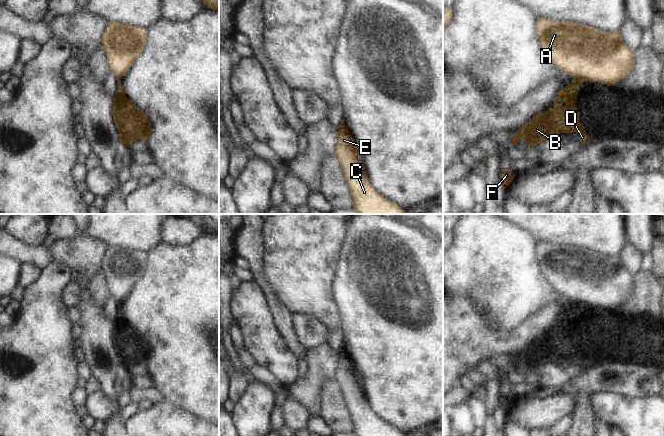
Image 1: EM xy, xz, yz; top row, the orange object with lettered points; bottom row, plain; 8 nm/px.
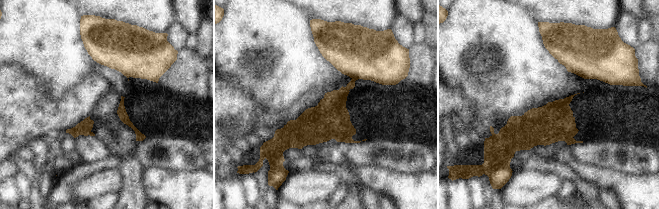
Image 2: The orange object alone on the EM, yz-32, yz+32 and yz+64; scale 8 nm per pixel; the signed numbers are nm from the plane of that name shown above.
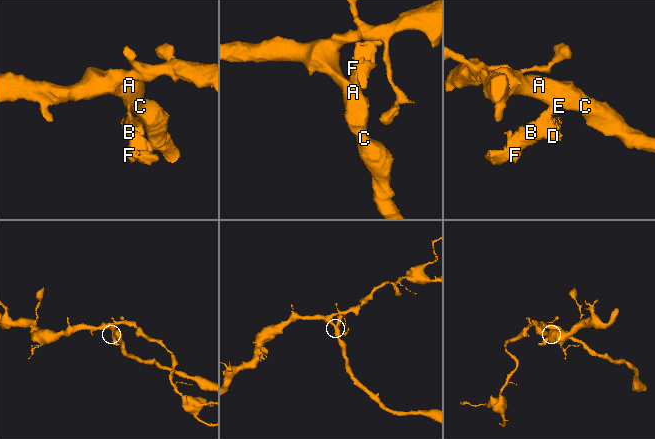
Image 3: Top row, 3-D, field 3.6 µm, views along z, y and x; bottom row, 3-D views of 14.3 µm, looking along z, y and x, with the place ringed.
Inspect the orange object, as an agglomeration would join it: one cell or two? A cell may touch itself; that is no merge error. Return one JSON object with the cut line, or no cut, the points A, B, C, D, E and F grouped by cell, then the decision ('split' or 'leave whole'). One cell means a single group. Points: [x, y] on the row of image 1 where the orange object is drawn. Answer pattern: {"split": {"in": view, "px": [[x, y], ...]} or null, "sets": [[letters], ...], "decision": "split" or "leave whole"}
{"split": {"in": "yz", "px": [[573, 77], [585, 80]]}, "sets": [["A", "C", "E"], ["B", "D", "F"]], "decision": "split"}

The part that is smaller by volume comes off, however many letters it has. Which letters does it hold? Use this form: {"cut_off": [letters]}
{"cut_off": ["B", "D", "F"]}

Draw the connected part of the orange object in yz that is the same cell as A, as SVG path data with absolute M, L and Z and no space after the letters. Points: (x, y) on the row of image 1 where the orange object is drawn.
M538 18L535 28L542 52L558 69L574 79L616 86L635 67L635 51L624 44L620 31L603 32L590 26L549 18Z

